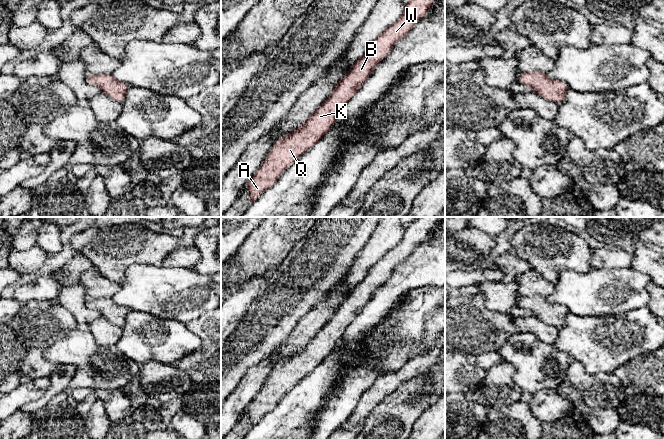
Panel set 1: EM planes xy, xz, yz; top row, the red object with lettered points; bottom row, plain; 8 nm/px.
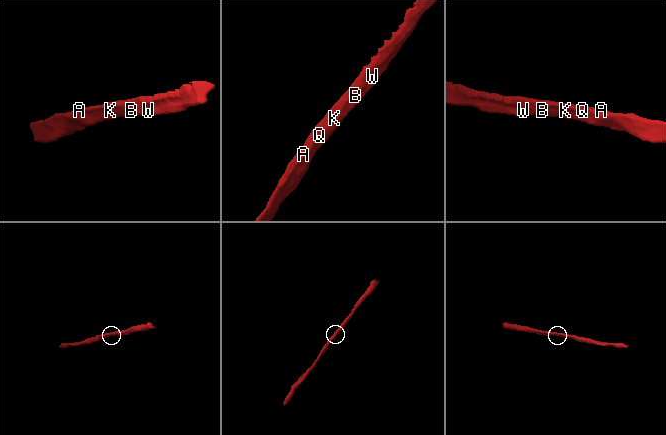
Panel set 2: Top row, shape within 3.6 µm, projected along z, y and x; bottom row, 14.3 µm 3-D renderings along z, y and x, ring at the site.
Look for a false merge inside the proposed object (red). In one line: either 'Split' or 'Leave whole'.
Leave whole

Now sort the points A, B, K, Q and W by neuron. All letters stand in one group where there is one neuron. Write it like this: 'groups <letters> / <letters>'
groups A B K Q W

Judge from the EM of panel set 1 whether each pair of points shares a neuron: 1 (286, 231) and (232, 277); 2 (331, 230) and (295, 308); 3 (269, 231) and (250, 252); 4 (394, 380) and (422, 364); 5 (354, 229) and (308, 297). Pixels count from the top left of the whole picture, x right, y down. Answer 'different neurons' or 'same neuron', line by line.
1: same neuron
2: same neuron
3: same neuron
4: same neuron
5: same neuron

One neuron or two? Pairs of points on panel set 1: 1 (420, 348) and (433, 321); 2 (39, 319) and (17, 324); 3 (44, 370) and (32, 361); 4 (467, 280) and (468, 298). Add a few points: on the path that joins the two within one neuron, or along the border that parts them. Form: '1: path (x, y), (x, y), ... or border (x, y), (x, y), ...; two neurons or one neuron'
1: path (427, 341), (433, 328); one neuron
2: path (34, 324), (22, 324); one neuron
3: path (41, 367), (35, 364); one neuron
4: border (476, 291), (464, 291), (455, 296); two neurons

